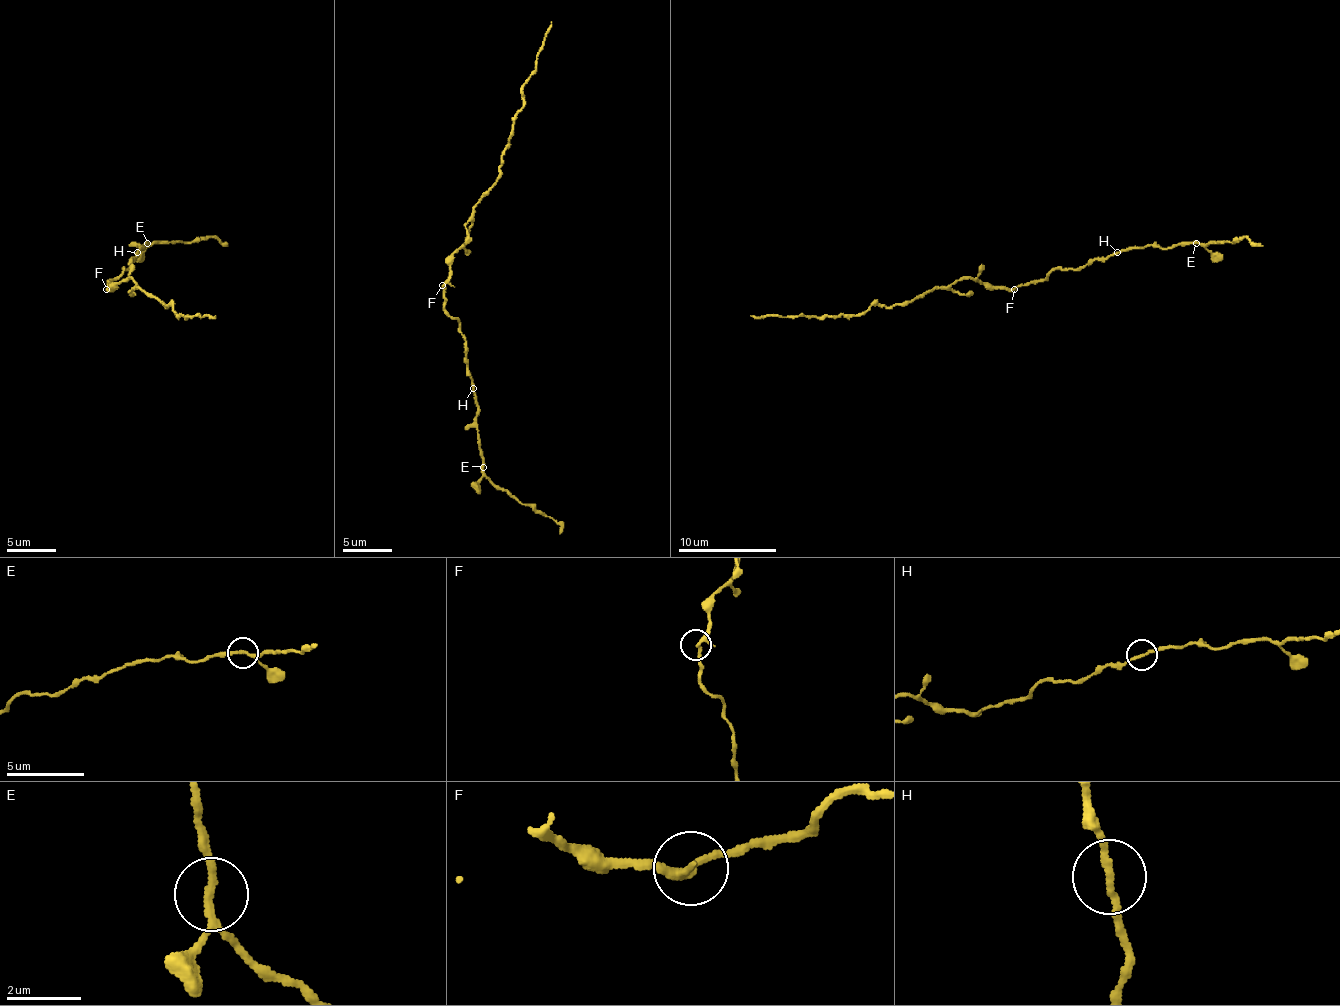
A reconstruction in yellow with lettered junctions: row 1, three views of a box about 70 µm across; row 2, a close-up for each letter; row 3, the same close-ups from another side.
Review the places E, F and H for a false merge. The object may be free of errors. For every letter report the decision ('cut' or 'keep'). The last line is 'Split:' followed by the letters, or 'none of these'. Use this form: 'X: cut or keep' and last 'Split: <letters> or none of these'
E: keep
F: keep
H: keep
Split: none of these

